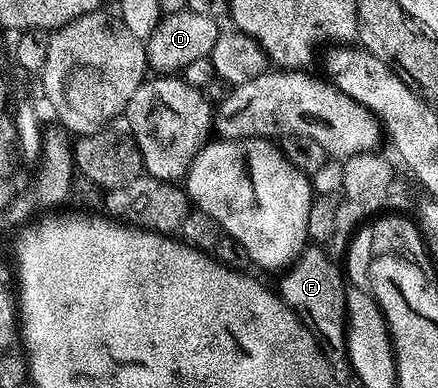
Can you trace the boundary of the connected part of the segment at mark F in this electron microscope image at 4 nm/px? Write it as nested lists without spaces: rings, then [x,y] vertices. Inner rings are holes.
[[[312,244],[301,251],[296,261],[279,275],[281,278],[278,298],[300,319],[308,333],[316,337],[316,343],[319,344],[324,357],[334,368],[339,365],[338,358],[344,363],[350,358],[346,333],[349,291],[344,290],[344,278],[340,275],[335,260],[331,258],[333,255],[325,250],[319,250]]]

